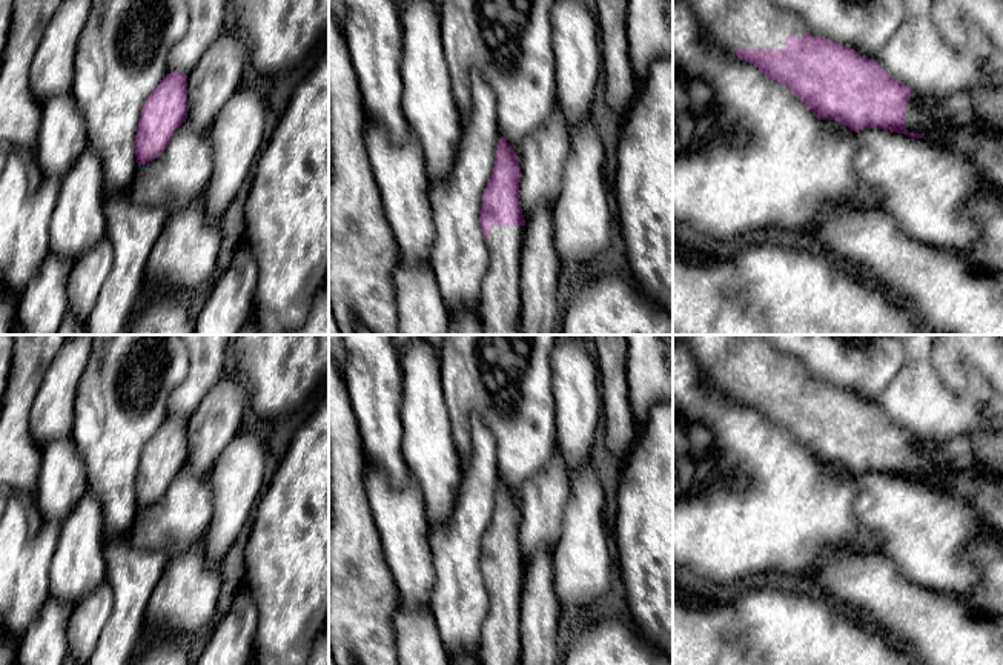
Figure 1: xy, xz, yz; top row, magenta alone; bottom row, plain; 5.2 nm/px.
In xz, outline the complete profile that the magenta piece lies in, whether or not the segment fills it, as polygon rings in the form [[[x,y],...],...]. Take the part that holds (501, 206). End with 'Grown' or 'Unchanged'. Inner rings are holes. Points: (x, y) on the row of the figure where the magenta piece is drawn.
[[[501,137],[479,215],[490,255],[476,307],[484,335],[521,335],[521,250],[525,229],[519,201],[521,177],[519,158]]]. Grown

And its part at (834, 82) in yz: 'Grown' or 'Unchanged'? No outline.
Grown

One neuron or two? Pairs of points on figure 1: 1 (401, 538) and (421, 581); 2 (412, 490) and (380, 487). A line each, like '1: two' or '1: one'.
1: one
2: one

